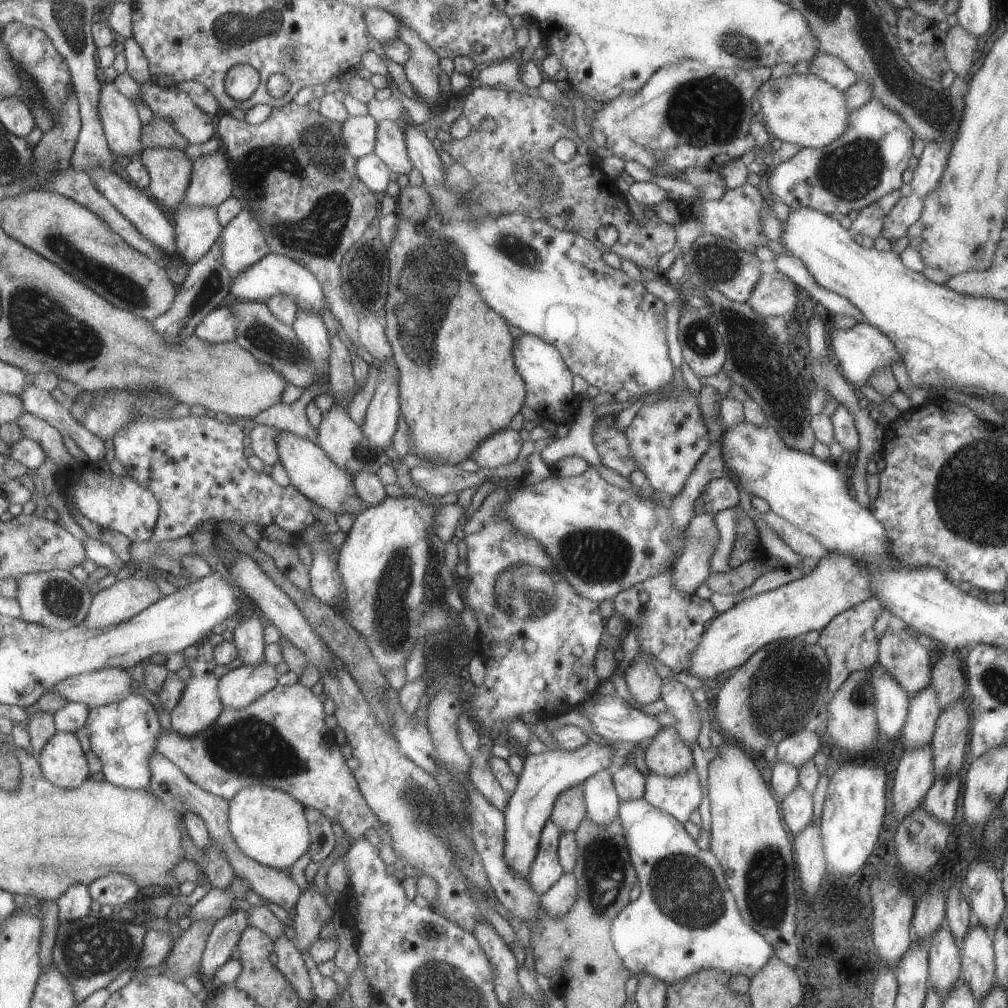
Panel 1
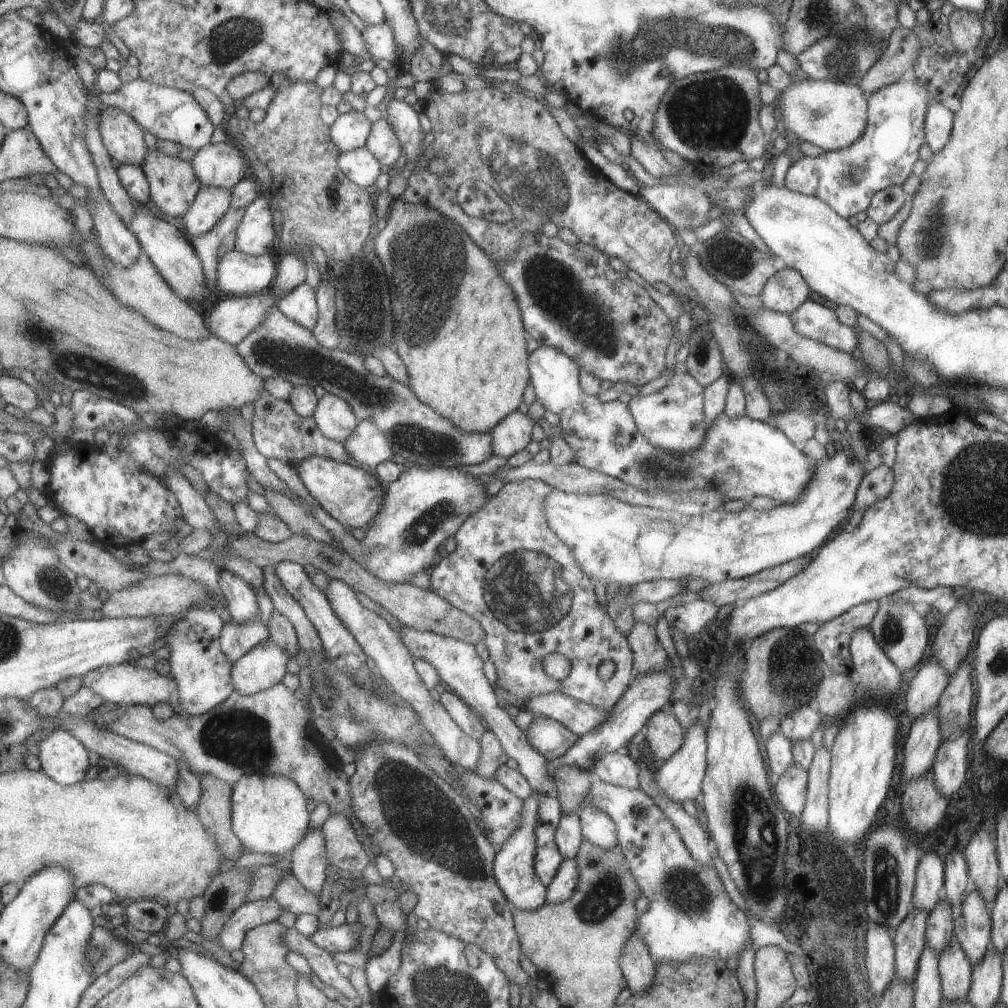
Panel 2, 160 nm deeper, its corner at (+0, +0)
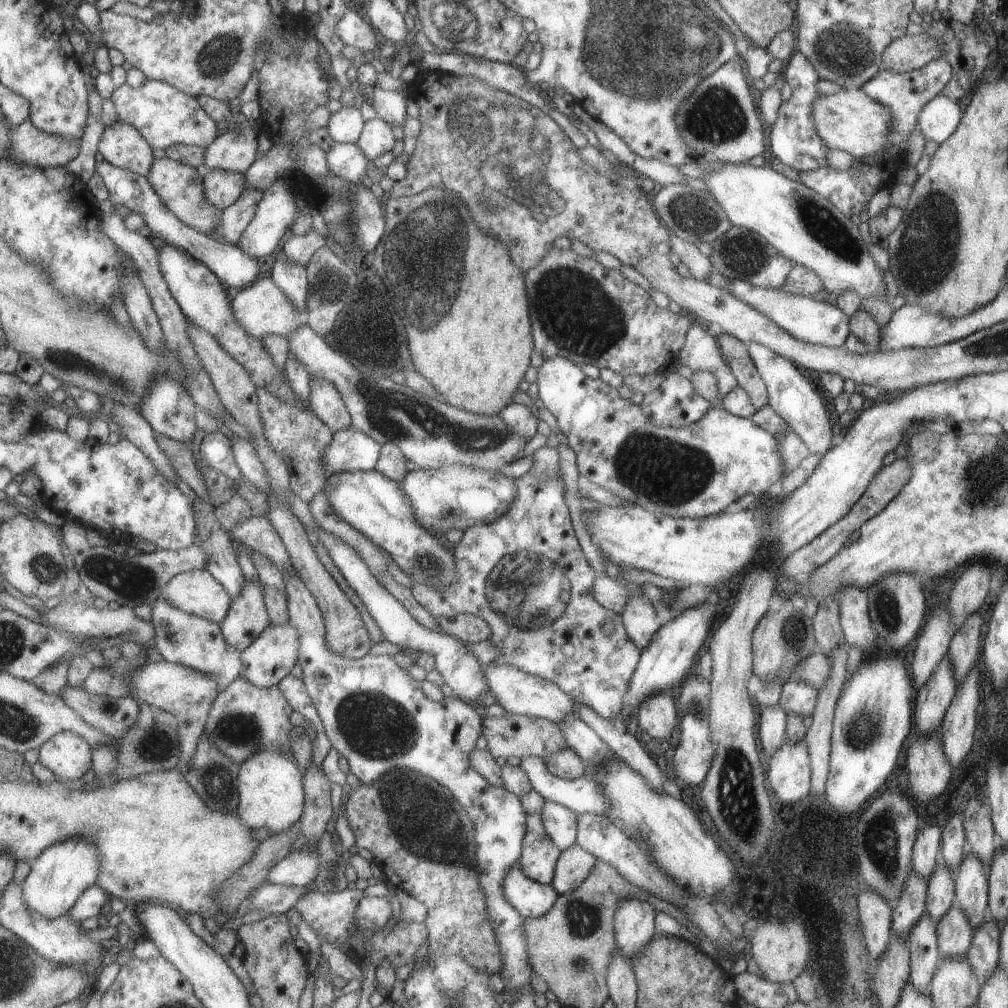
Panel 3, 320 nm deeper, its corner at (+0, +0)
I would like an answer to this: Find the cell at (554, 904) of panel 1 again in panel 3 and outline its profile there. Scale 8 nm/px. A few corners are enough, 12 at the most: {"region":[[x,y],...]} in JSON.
{"region":[[576,842],[555,861],[551,886],[568,895],[597,859]]}

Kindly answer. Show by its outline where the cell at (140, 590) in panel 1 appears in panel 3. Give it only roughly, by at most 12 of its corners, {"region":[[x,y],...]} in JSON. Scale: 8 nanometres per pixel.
{"region":[[205,568],[179,573],[162,594],[220,624],[234,601]]}

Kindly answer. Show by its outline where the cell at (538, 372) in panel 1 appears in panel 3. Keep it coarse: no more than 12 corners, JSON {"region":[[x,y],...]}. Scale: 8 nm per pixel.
{"region":[[569,359],[537,368],[581,480],[654,515],[720,514],[784,476],[722,406],[660,427]]}

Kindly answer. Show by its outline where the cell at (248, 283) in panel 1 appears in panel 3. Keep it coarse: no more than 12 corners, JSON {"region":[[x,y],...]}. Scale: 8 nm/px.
{"region":[[107,160],[109,200],[151,234],[204,262],[236,292],[259,262],[239,245],[185,224],[149,177]]}

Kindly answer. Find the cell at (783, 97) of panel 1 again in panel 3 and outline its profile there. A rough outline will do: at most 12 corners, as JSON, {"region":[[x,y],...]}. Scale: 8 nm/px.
{"region":[[859,88],[819,94],[810,118],[854,159],[890,147],[892,114]]}

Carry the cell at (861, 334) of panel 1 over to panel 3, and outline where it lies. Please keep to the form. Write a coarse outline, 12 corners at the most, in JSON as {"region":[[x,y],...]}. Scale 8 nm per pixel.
{"region":[[727,279],[731,296],[793,338],[843,347],[839,307],[779,288]]}

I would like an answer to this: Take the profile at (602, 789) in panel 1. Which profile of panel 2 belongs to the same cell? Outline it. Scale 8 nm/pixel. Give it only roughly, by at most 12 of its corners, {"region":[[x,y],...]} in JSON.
{"region":[[583,807],[576,815],[583,839],[607,850],[618,845],[606,813]]}

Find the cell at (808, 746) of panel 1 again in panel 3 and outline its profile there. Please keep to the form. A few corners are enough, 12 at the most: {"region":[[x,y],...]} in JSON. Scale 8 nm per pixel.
{"region":[[789,676],[778,704],[785,714],[812,713],[814,686]]}

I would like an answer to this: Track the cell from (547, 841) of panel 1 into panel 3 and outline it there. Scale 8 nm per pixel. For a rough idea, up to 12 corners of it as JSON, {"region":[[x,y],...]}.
{"region":[[533,789],[518,799],[525,834],[518,864],[549,885],[560,850],[545,832],[545,800]]}

